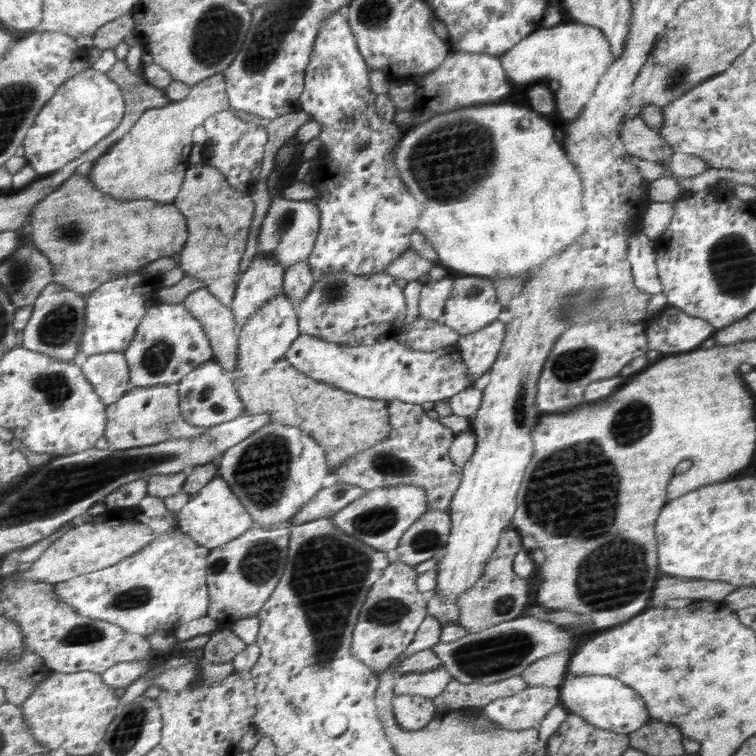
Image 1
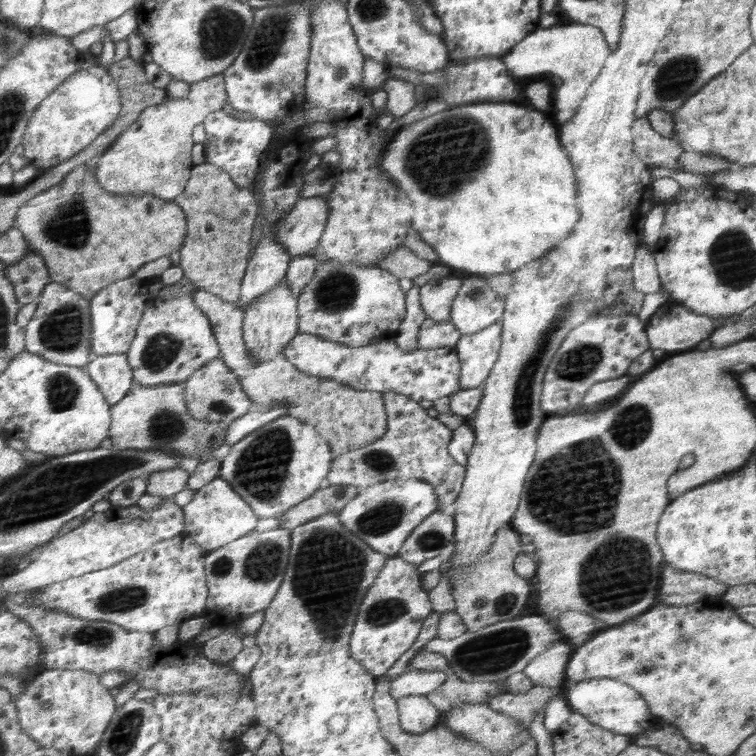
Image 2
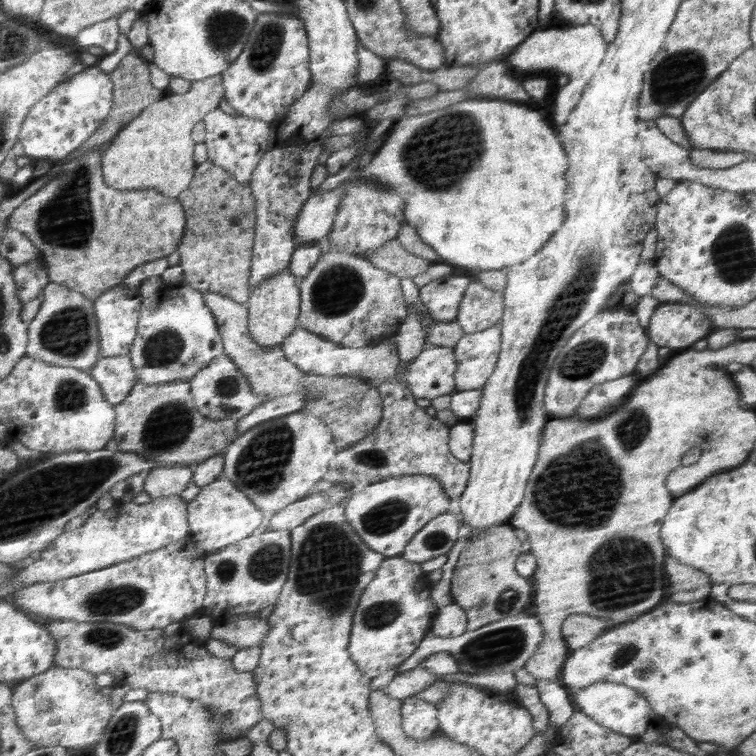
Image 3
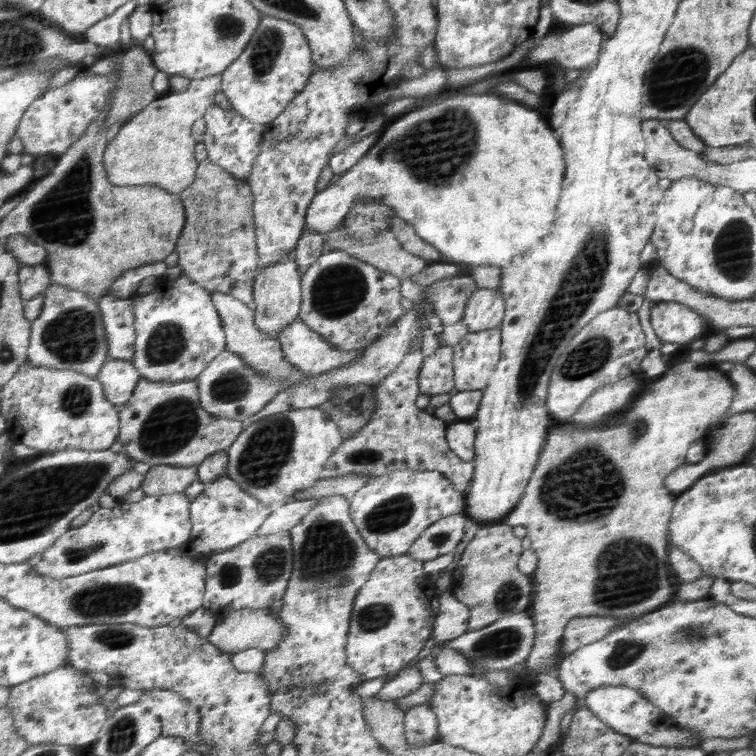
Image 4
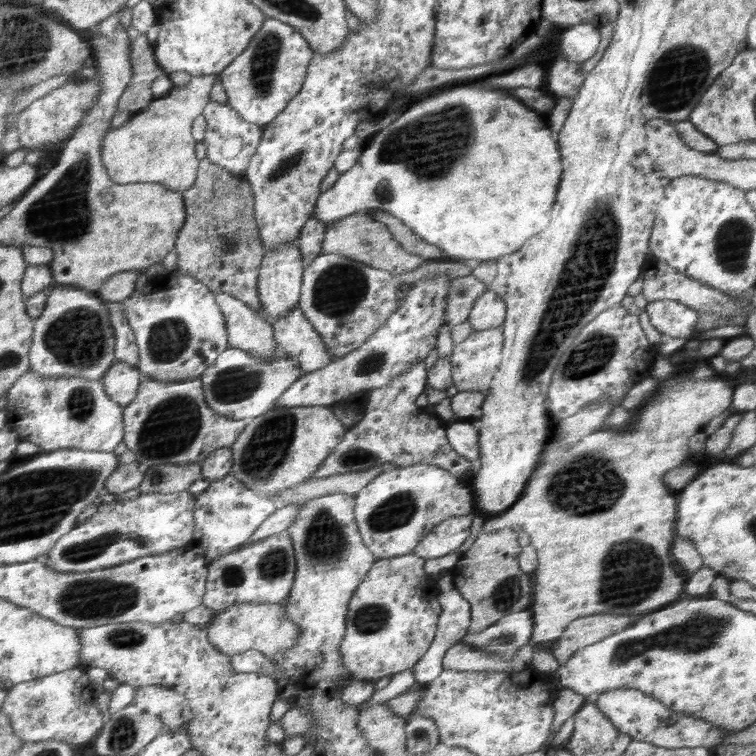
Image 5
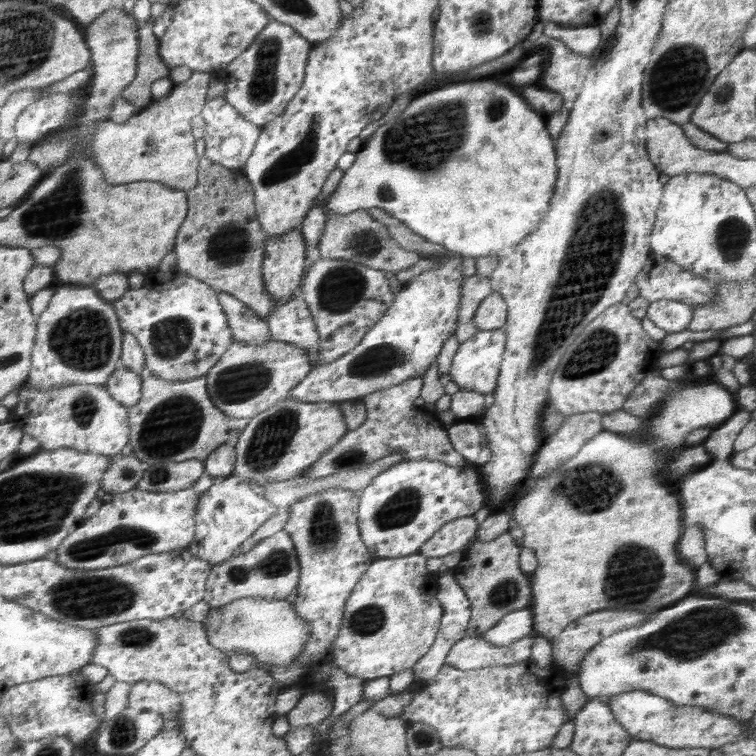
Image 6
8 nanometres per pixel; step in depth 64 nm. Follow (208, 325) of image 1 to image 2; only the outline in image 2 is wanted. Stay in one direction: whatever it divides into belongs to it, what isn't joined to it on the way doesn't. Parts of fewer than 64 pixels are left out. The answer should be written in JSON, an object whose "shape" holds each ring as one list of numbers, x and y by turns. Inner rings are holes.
{"shape":[[196,290,194,294,196,307,207,314,214,329,216,341,219,342,219,348,222,351,218,358,222,359,238,376,247,395,253,400,254,406,287,404,289,410,285,416,311,423,314,428,318,429,320,436,331,445,334,457,360,449,366,443,373,443,374,440,384,435,384,431,387,430,388,417,382,393,362,391,348,383,300,372,300,369,297,369,284,353,258,363,256,359,252,359,244,343,245,310,238,304,224,301,211,292]]}

